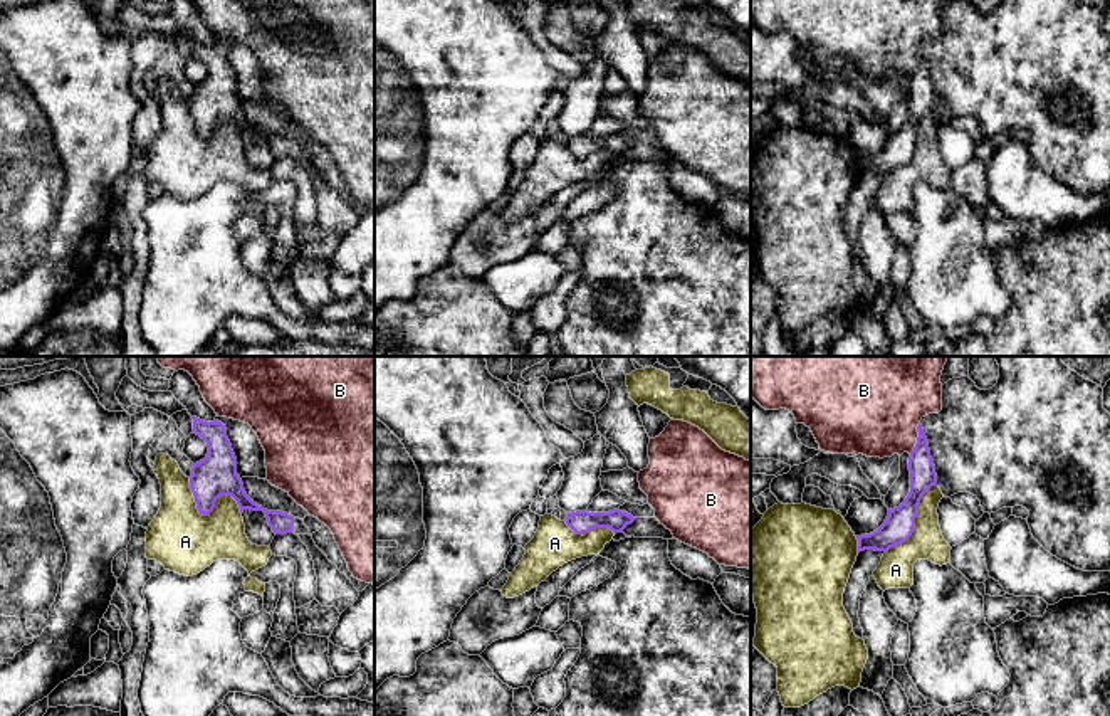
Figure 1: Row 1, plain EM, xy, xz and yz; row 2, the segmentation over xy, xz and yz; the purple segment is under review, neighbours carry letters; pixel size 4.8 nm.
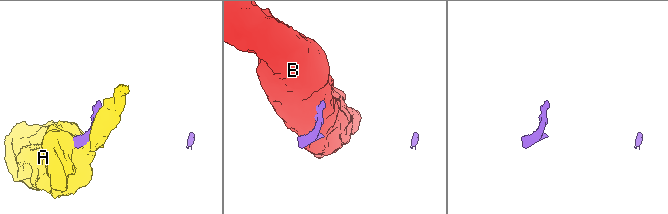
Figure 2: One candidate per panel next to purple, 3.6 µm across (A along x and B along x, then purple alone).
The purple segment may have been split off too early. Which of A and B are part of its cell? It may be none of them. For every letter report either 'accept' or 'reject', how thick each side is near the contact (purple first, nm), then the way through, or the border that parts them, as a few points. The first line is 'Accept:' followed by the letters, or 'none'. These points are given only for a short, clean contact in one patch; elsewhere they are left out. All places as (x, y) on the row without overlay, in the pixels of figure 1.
Accept: none
A: reject; calibres 200 and 300 nm
B: reject; calibres 130 and 380 nm; border yz (919, 46), (917, 66), (909, 76)

